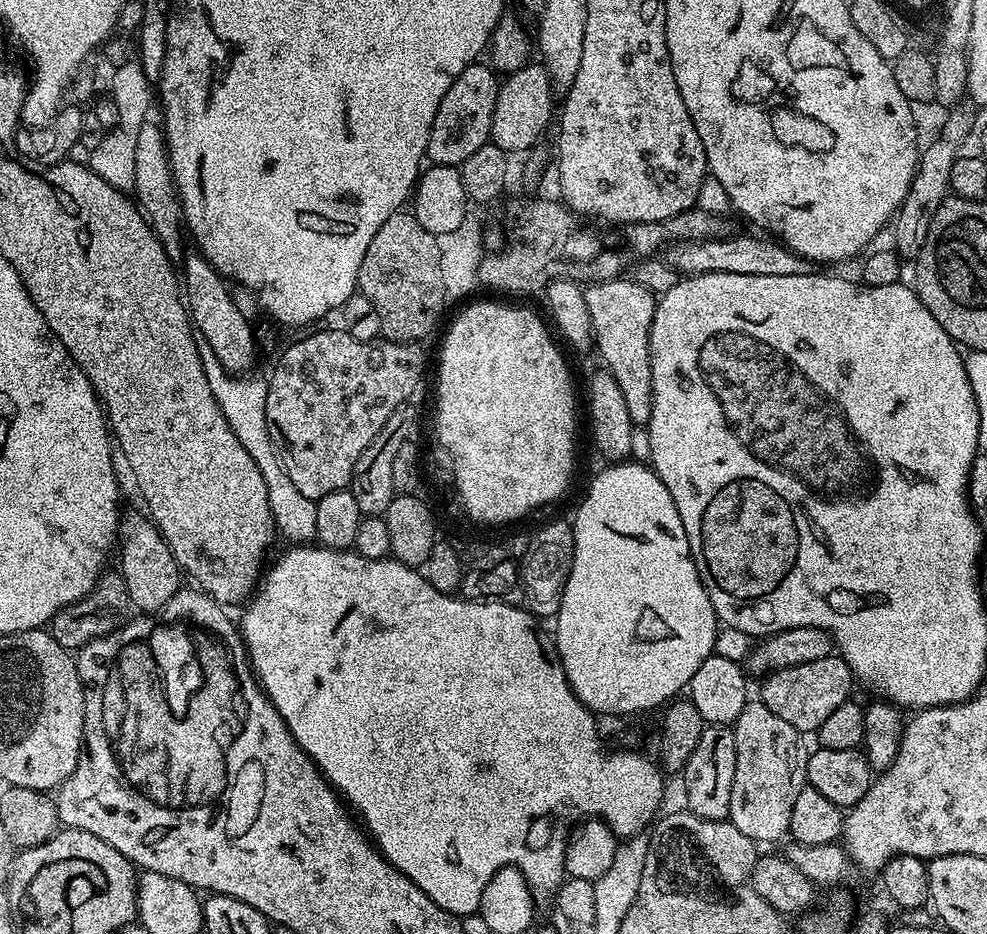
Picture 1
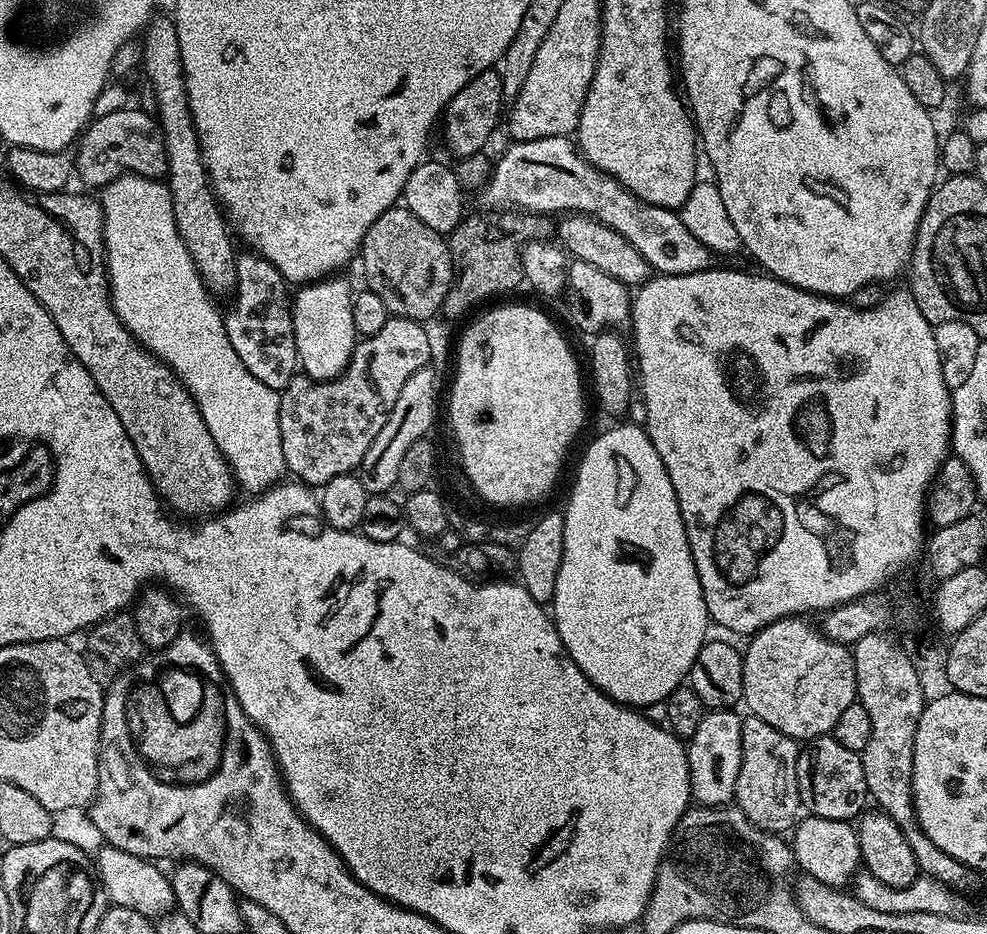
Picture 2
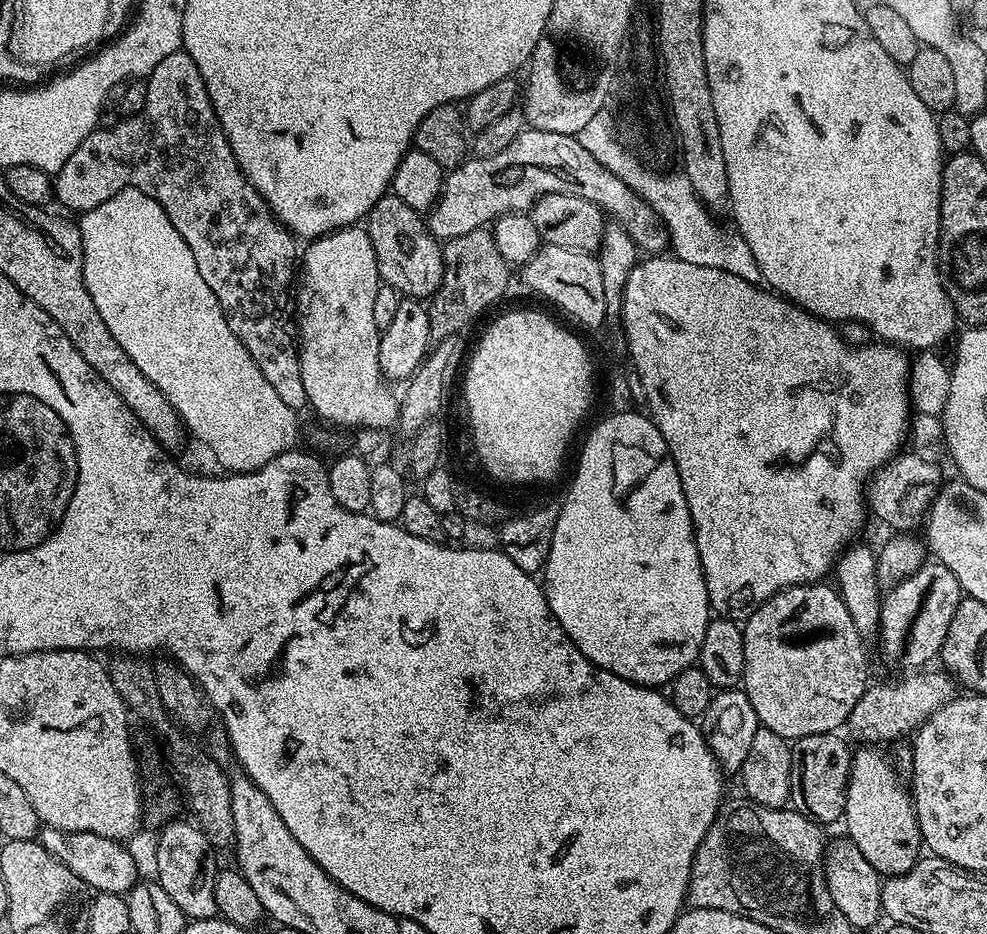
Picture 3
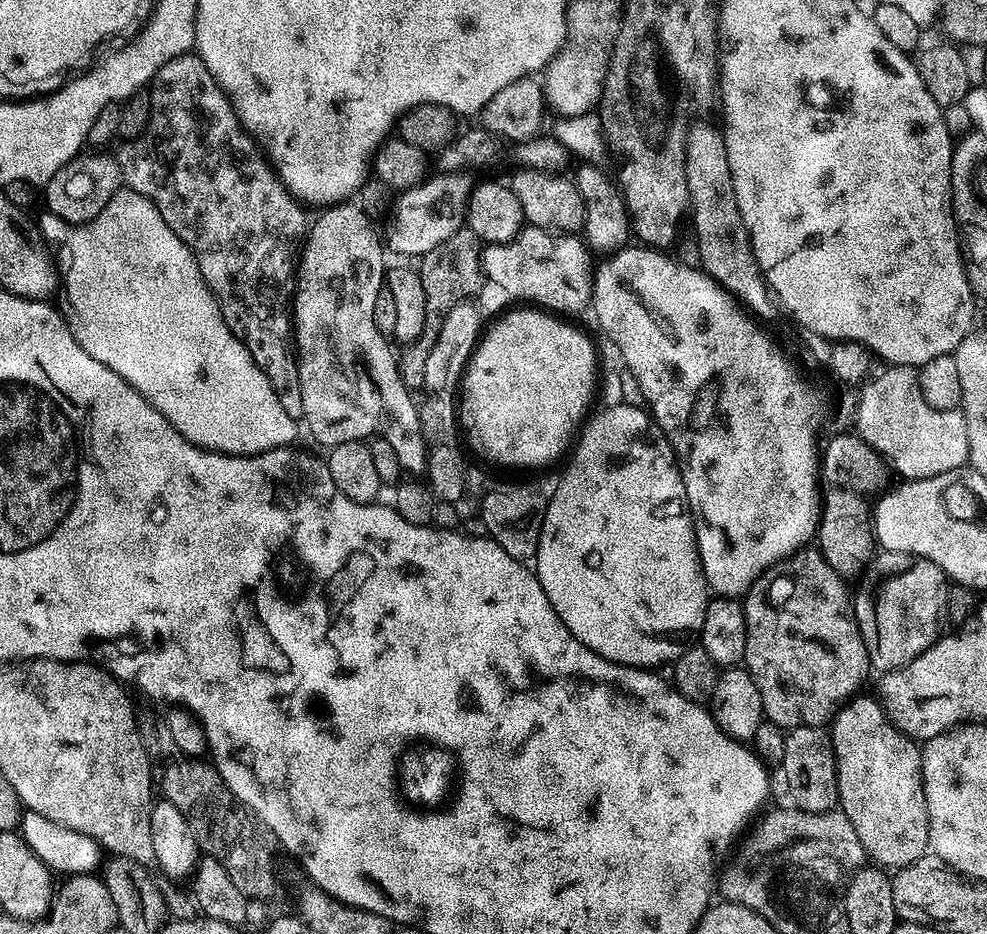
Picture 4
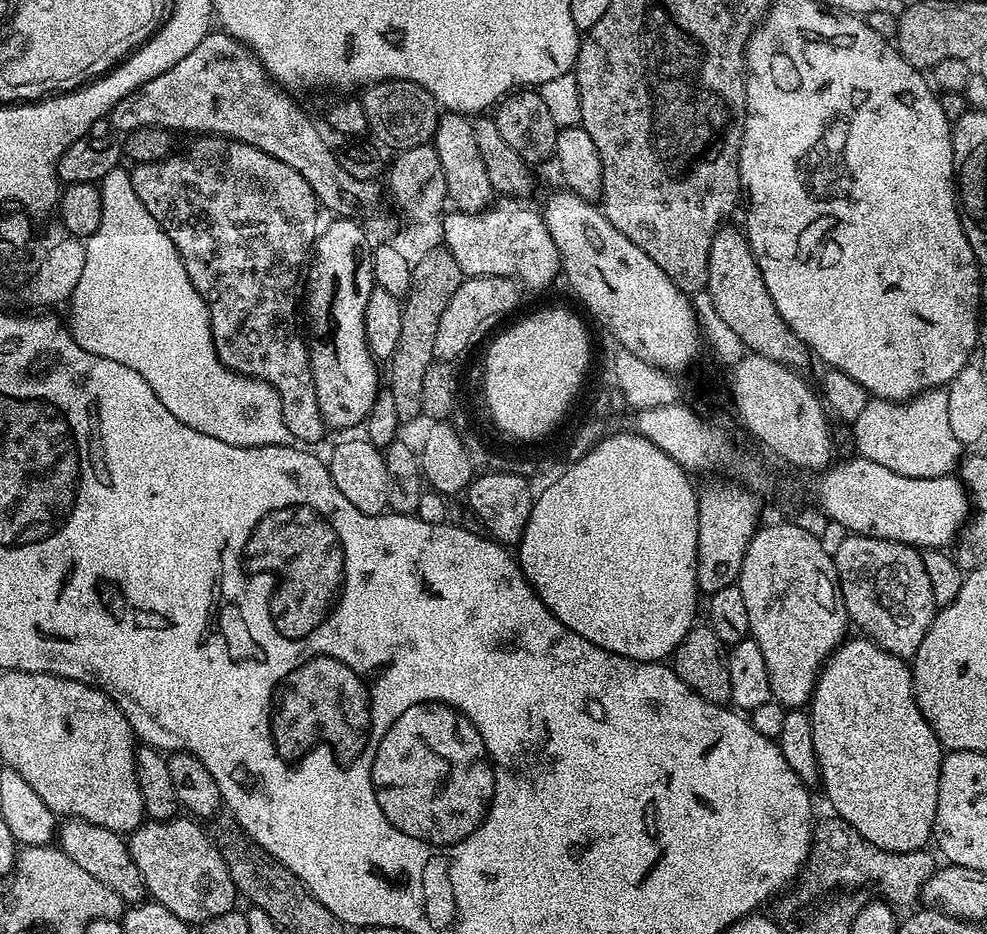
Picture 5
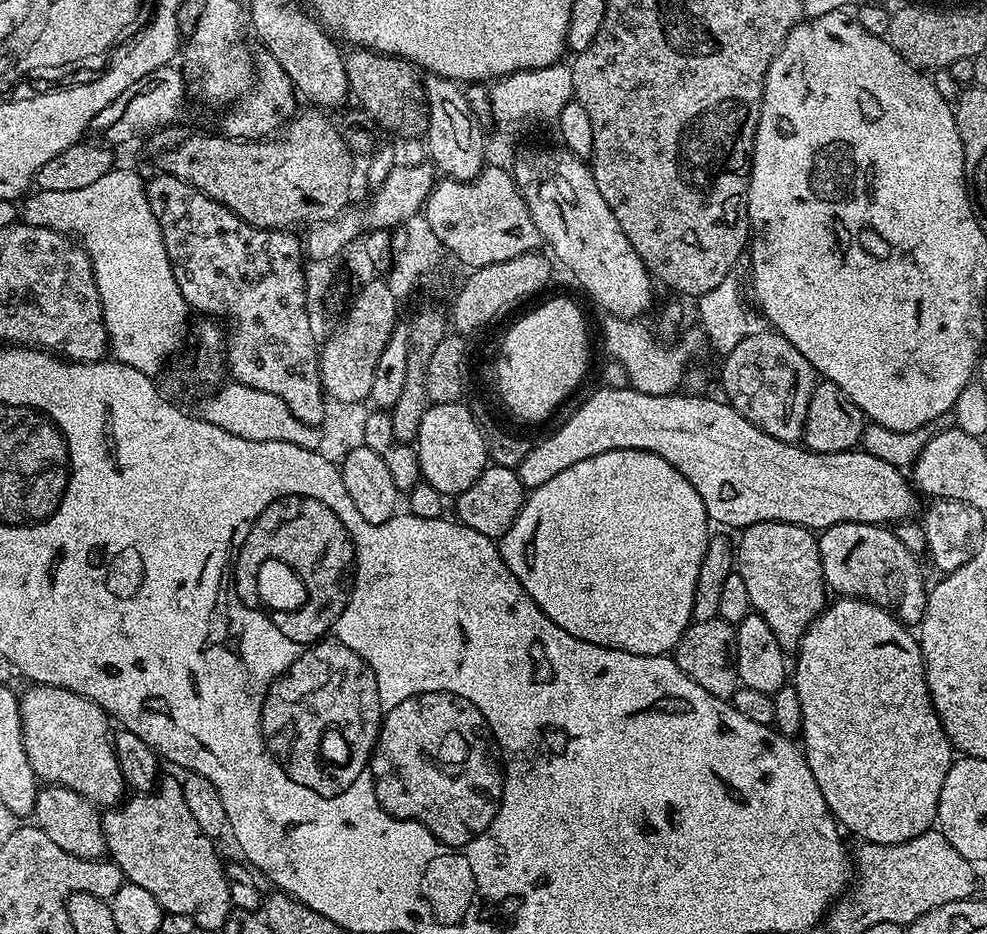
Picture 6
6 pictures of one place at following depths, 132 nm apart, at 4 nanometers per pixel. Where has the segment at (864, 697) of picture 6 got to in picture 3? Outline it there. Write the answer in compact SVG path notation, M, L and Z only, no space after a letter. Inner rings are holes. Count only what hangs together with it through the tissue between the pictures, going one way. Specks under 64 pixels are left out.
M860 746L860 749L857 747L853 751L842 824L848 827L847 839L852 840L854 846L858 846L858 850L862 850L866 862L870 862L870 866L874 866L874 870L878 870L881 877L887 878L906 874L906 870L916 865L922 855L922 841L920 823L916 817L916 806L912 802L909 789L905 785L904 788L900 785L901 777L894 769L893 761L889 757L887 760L880 752L883 751L876 746Z

